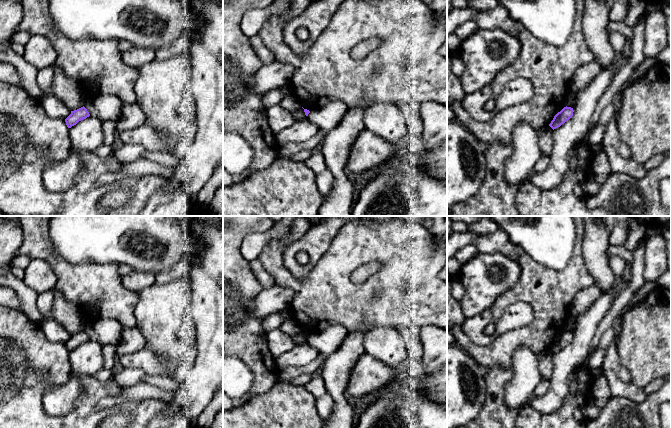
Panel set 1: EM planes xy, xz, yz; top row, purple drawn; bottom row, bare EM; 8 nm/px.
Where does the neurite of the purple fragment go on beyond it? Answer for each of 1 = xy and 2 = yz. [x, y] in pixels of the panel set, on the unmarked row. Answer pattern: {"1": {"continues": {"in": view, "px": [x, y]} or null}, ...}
{"1": {"continues": null}, "2": {"continues": null}}

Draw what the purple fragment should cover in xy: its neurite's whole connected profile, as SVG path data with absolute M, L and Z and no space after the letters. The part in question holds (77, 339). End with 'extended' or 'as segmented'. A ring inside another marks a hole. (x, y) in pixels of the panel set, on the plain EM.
M83 330L77 334L71 335L71 338L65 343L68 352L76 349L79 345L86 343L90 338L87 333Z; as segmented

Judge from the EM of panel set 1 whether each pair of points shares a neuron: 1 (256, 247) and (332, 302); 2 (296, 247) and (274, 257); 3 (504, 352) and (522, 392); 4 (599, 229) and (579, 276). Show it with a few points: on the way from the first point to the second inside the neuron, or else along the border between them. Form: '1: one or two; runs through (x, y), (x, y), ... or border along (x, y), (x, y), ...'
1: two; border along (282, 240), (271, 240), (257, 258)
2: two; border along (300, 237), (284, 251), (286, 267)
3: two; border along (524, 345), (520, 345), (515, 350), (510, 365)
4: two; border along (582, 240), (582, 256), (594, 284)

